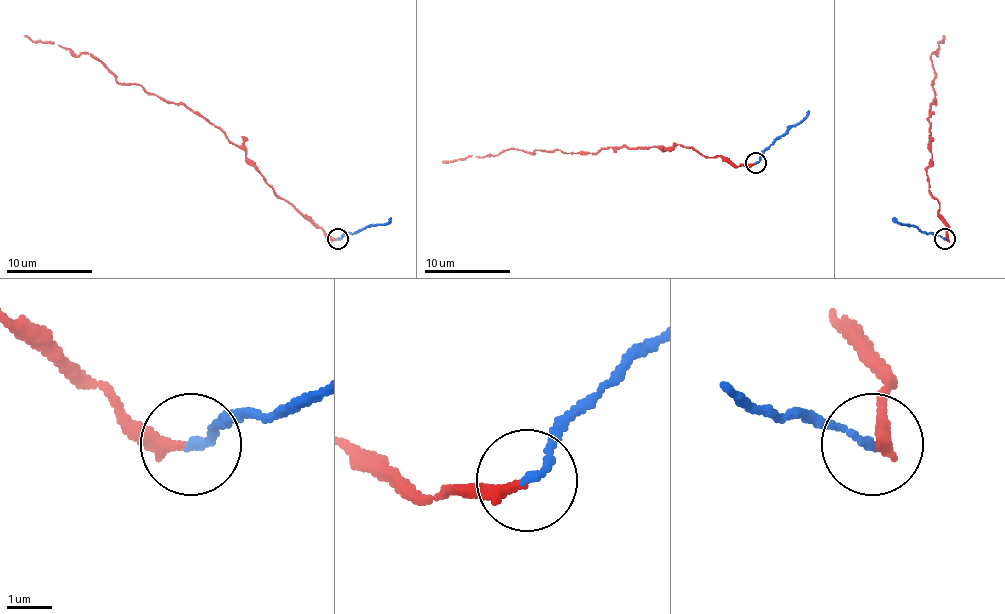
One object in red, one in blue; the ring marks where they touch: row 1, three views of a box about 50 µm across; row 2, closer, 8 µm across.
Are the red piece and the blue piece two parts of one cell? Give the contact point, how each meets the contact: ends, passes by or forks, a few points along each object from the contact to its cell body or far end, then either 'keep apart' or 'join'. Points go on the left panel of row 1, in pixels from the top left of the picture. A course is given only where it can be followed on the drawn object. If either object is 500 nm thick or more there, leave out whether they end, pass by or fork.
place (338, 239); red ends; blue ends; course red (338, 239), (276, 194), (218, 127), (181, 104), (123, 84), (89, 54), (24, 35); course blue (338, 239), (386, 224), (390, 218); join

